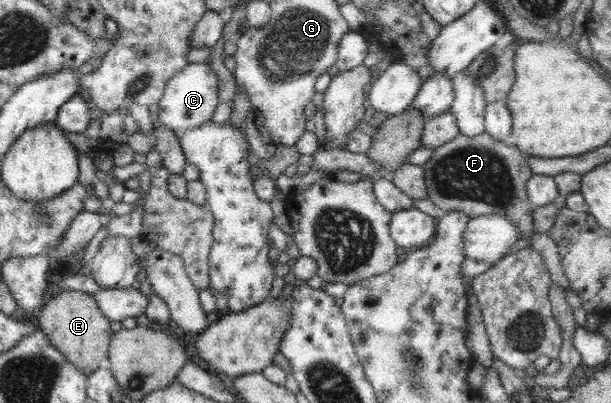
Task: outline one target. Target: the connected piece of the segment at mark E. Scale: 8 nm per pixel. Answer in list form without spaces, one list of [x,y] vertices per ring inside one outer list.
[[[63,290],[37,313],[39,329],[77,370],[85,374],[95,372],[108,360],[112,330],[110,319],[101,313],[95,298],[87,292]]]

